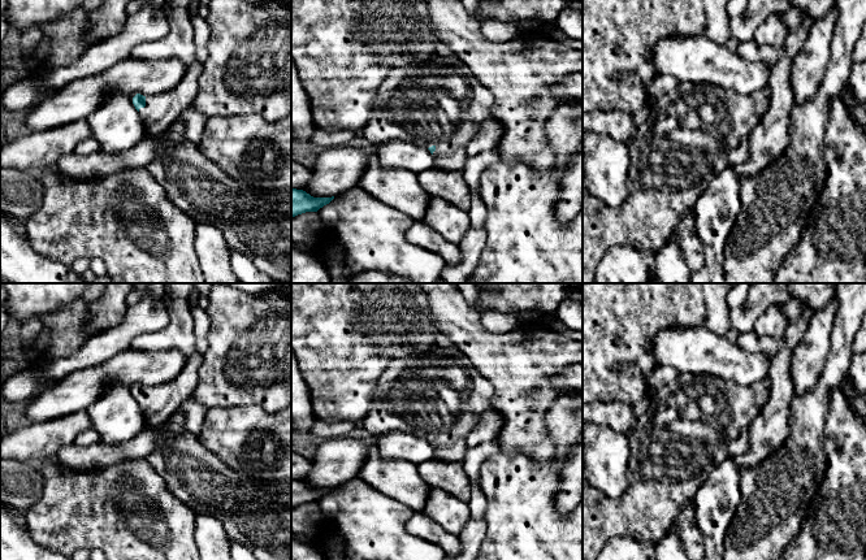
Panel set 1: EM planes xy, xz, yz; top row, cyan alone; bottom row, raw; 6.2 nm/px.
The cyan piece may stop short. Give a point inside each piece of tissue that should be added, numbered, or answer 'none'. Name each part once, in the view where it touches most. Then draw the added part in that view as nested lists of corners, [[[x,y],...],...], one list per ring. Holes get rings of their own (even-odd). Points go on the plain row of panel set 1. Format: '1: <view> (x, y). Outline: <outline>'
1: xy (161, 400). Outline: [[[194,355],[174,379],[146,387],[146,398],[139,400],[144,417],[144,429],[164,424],[186,399],[192,398],[199,382],[202,364],[203,356]]]

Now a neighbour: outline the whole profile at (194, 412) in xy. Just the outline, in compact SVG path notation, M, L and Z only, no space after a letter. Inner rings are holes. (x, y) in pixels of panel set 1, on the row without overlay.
M190 398L181 404L179 409L185 413L185 430L199 438L207 408Z

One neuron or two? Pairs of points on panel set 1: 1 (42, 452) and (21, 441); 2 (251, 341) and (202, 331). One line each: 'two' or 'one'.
1: one
2: two

